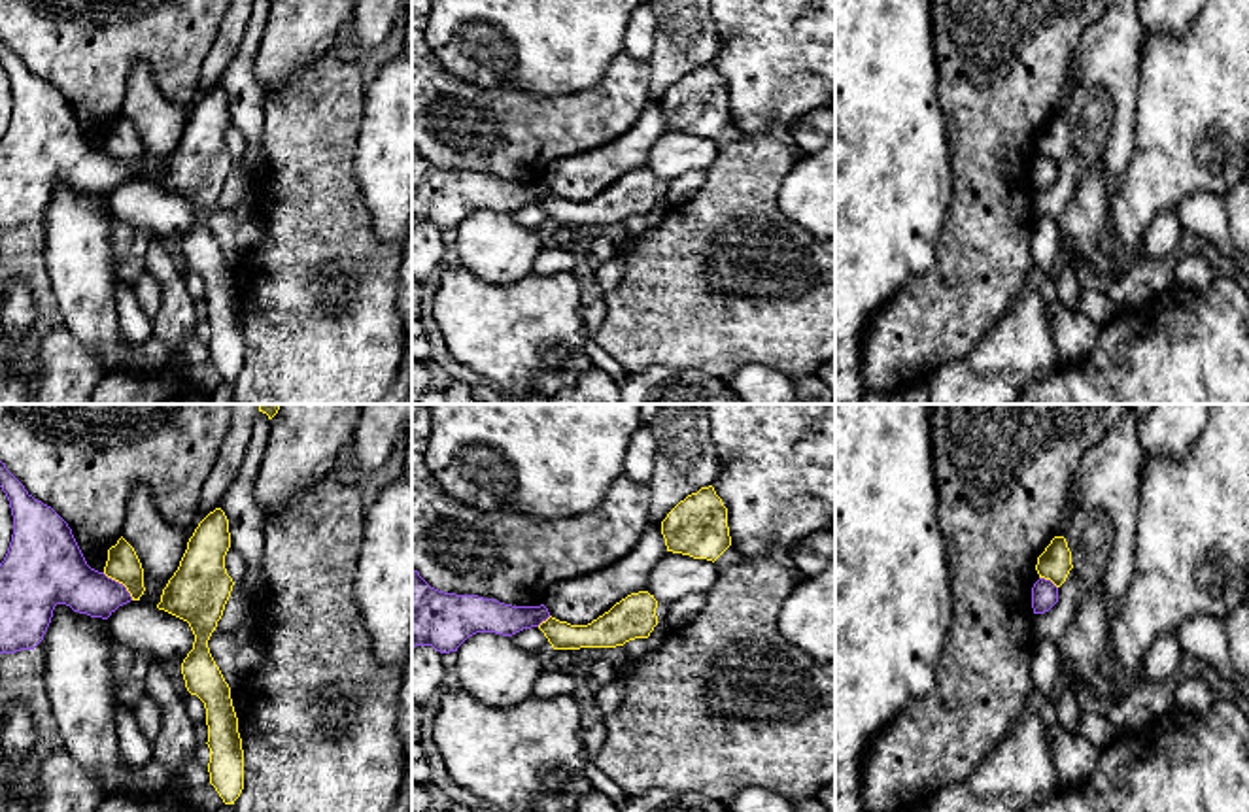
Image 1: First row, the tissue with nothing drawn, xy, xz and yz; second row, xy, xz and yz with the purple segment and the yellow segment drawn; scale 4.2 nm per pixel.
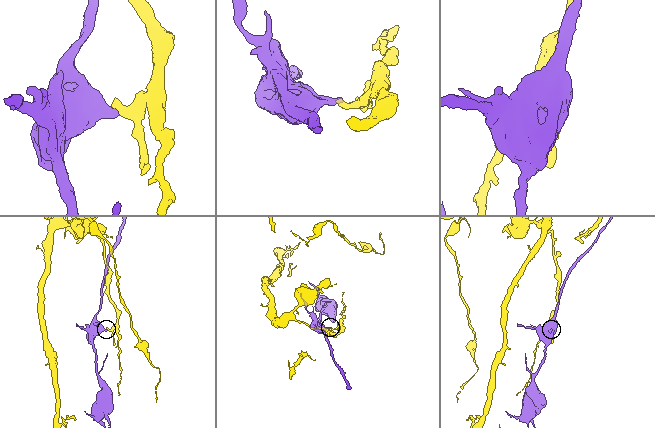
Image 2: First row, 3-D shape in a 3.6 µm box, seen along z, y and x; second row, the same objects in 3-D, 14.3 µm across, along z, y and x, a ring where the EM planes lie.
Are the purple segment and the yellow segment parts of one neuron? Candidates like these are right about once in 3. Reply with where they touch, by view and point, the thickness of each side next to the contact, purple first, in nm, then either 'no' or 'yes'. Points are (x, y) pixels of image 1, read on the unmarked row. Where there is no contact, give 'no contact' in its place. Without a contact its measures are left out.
xy (118, 159) | 240/140 nm | no

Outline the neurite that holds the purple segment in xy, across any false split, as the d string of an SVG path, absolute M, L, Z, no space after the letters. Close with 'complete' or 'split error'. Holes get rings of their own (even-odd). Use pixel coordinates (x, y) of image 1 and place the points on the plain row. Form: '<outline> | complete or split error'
M0 38L13 111L0 140L0 230L34 227L57 181L108 196L132 178L127 164L91 145L68 100L36 77Z | complete

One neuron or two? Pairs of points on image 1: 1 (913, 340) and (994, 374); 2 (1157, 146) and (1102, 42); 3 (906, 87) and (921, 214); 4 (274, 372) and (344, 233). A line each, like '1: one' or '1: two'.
1: two
2: two
3: one
4: one

